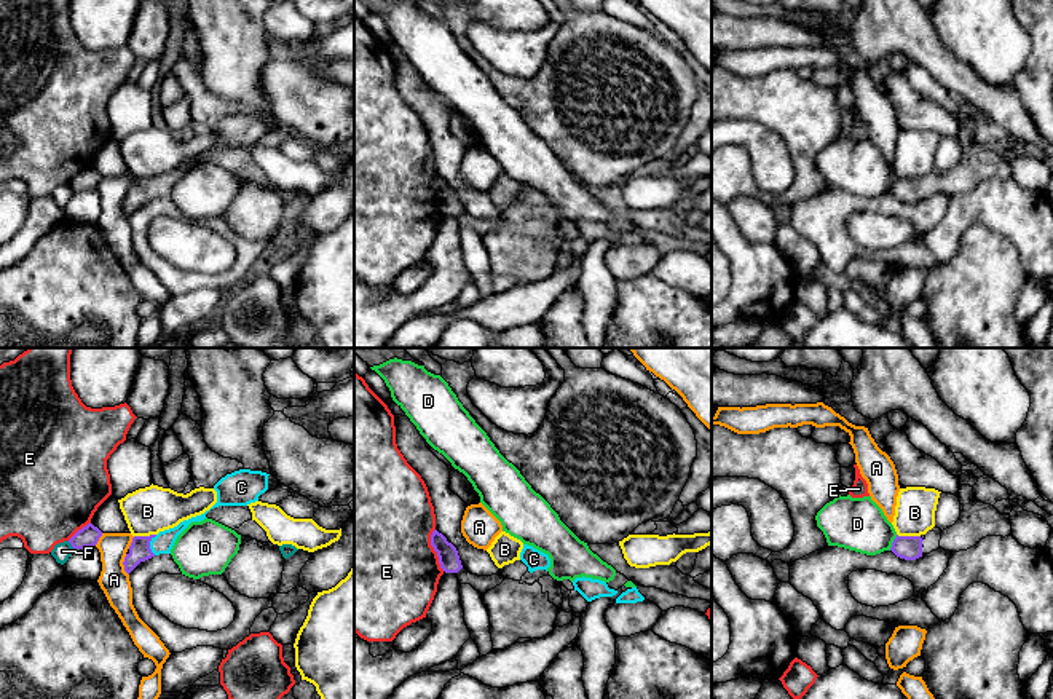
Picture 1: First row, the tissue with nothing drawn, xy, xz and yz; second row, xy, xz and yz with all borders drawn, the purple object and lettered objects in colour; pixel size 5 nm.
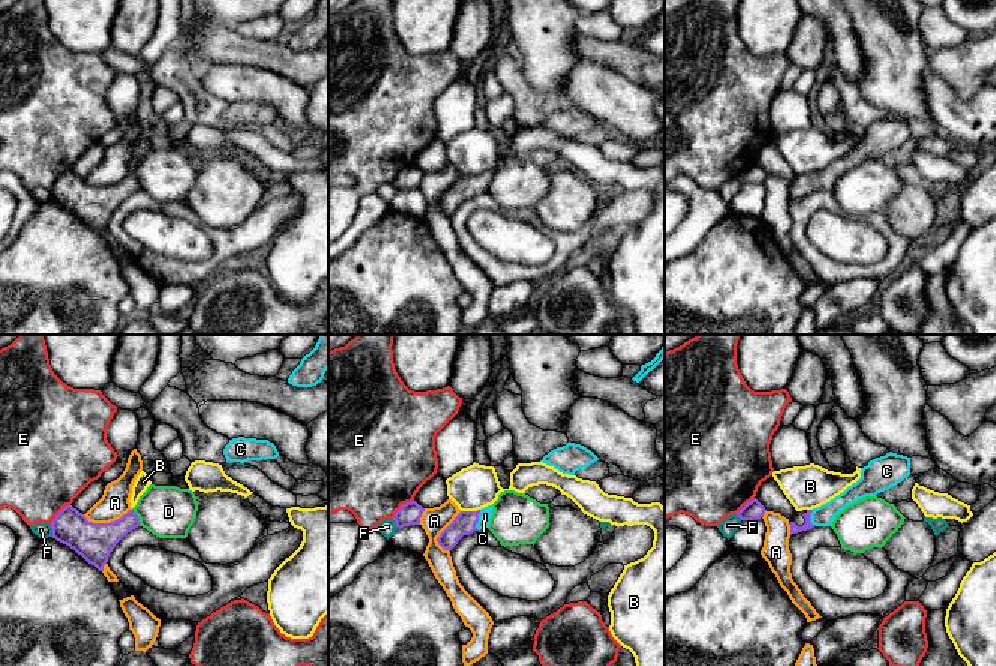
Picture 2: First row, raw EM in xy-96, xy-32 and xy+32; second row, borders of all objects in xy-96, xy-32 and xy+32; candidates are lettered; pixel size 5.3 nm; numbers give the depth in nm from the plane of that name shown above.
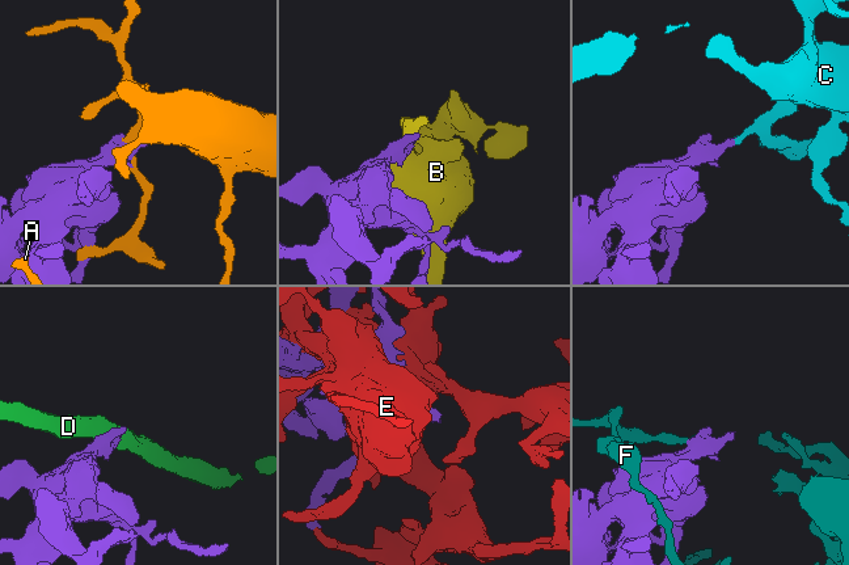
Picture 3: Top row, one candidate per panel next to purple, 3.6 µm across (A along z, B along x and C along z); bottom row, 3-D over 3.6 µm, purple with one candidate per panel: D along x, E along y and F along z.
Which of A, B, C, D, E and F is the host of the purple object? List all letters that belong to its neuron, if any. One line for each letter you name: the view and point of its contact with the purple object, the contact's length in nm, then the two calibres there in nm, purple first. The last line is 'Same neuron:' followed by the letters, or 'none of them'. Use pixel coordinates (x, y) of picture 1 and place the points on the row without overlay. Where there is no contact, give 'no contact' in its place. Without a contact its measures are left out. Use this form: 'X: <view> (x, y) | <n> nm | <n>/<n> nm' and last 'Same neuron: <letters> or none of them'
C: xy (149, 187) | 110 nm | 110/100 nm
Same neuron: C

